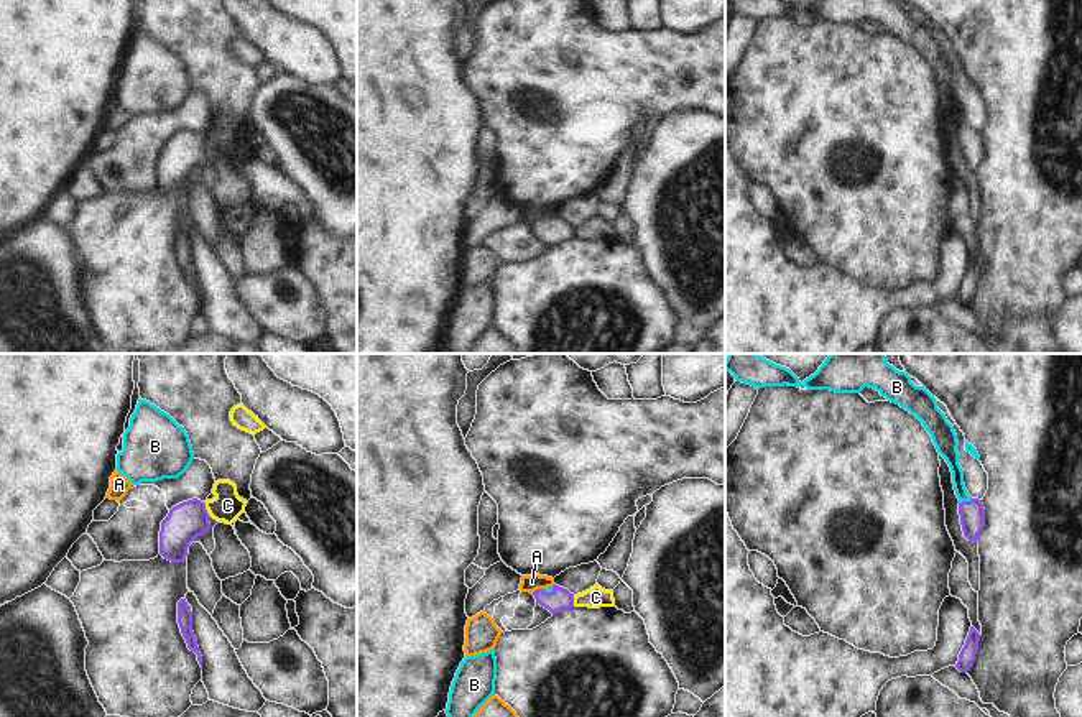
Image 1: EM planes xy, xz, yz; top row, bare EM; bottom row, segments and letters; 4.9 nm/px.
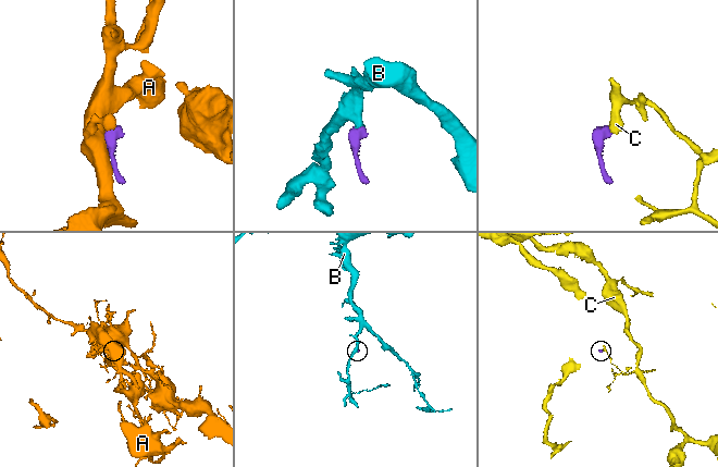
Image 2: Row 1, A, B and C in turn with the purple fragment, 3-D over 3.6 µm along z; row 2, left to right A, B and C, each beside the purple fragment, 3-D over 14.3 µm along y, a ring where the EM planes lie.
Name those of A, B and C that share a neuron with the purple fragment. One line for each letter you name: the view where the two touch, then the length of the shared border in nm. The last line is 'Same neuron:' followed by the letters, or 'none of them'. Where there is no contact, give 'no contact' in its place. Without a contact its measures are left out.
B: yz | 70 nm
Same neuron: B

